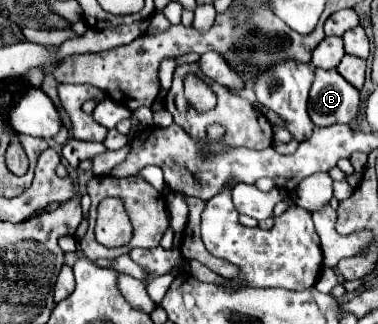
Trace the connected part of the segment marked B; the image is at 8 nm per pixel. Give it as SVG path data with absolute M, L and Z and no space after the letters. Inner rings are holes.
M315 69L309 93L309 117L317 127L349 123L359 113L359 91L335 69Z

